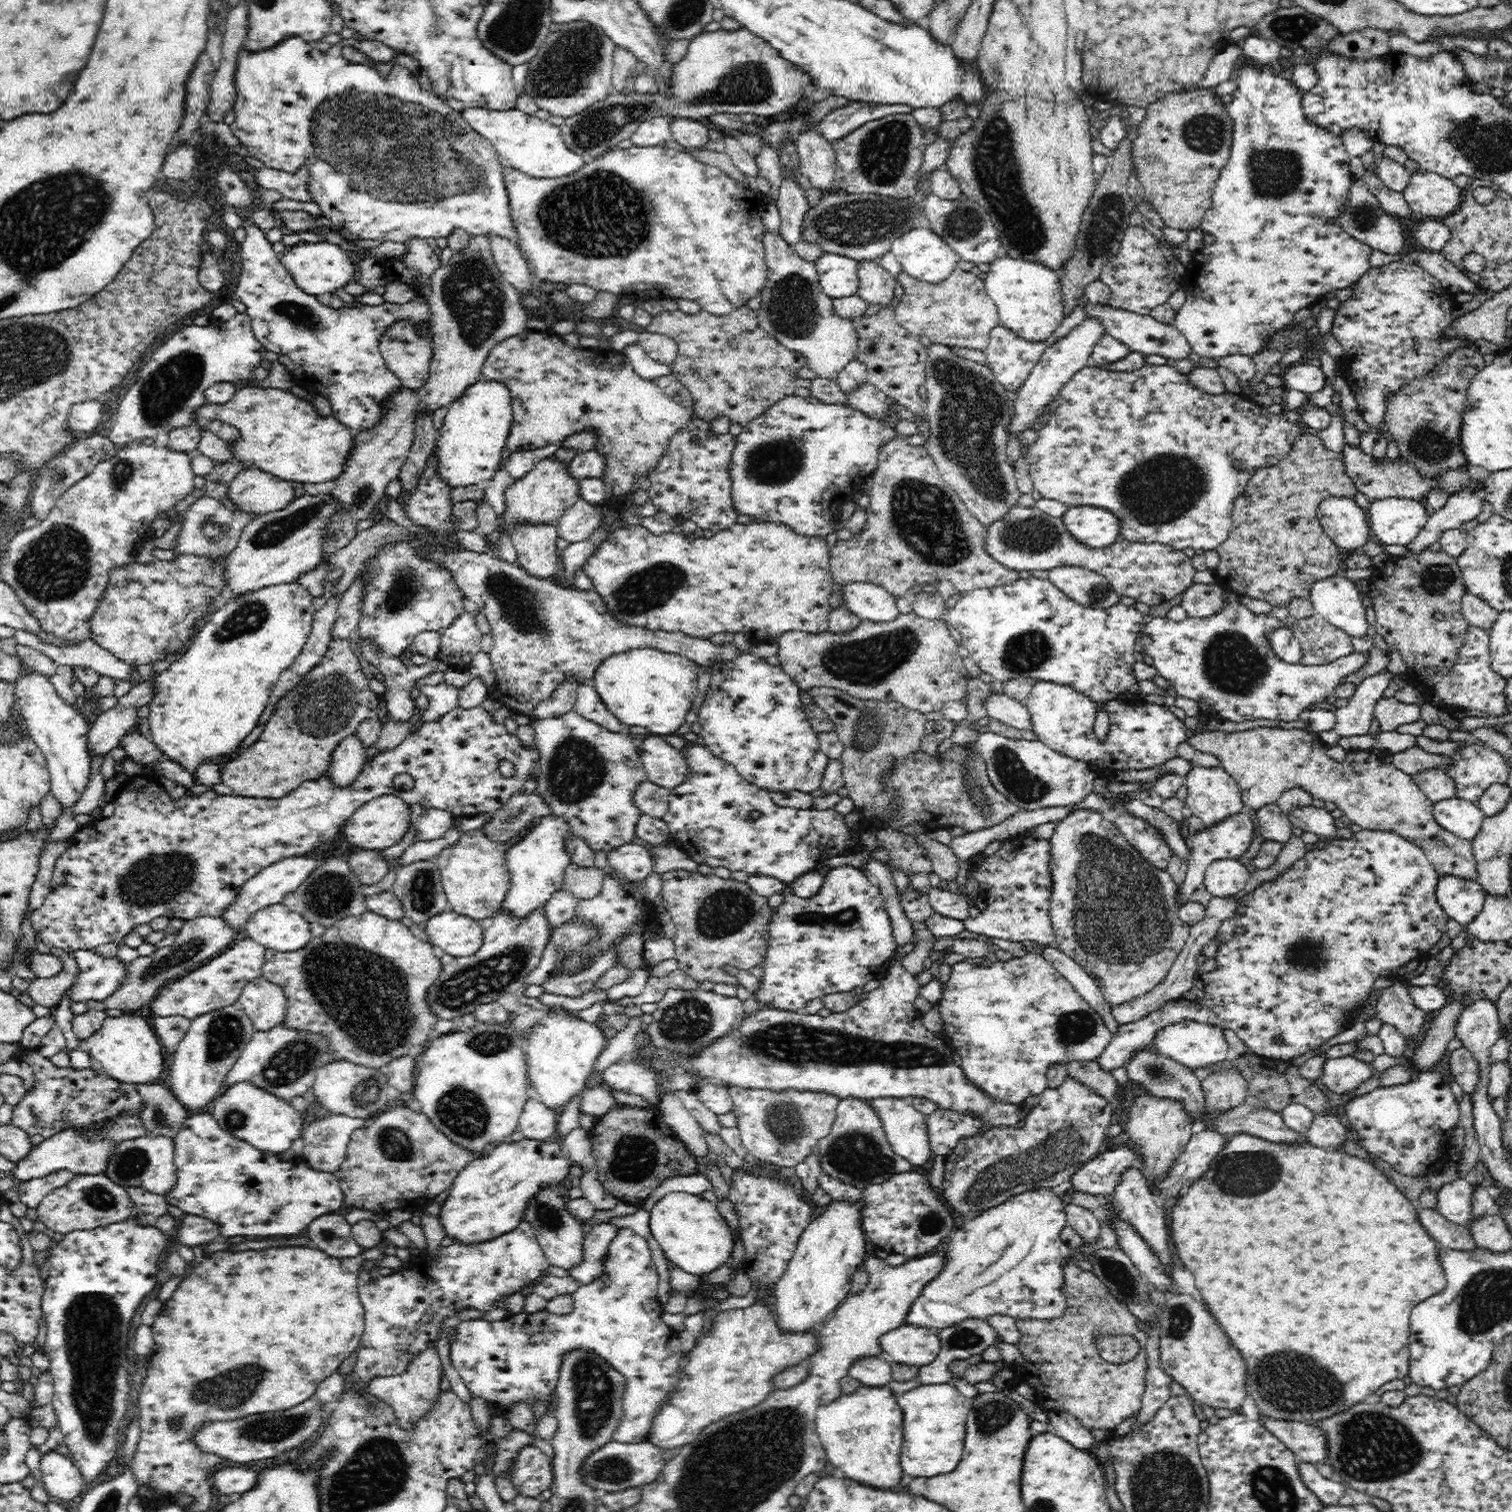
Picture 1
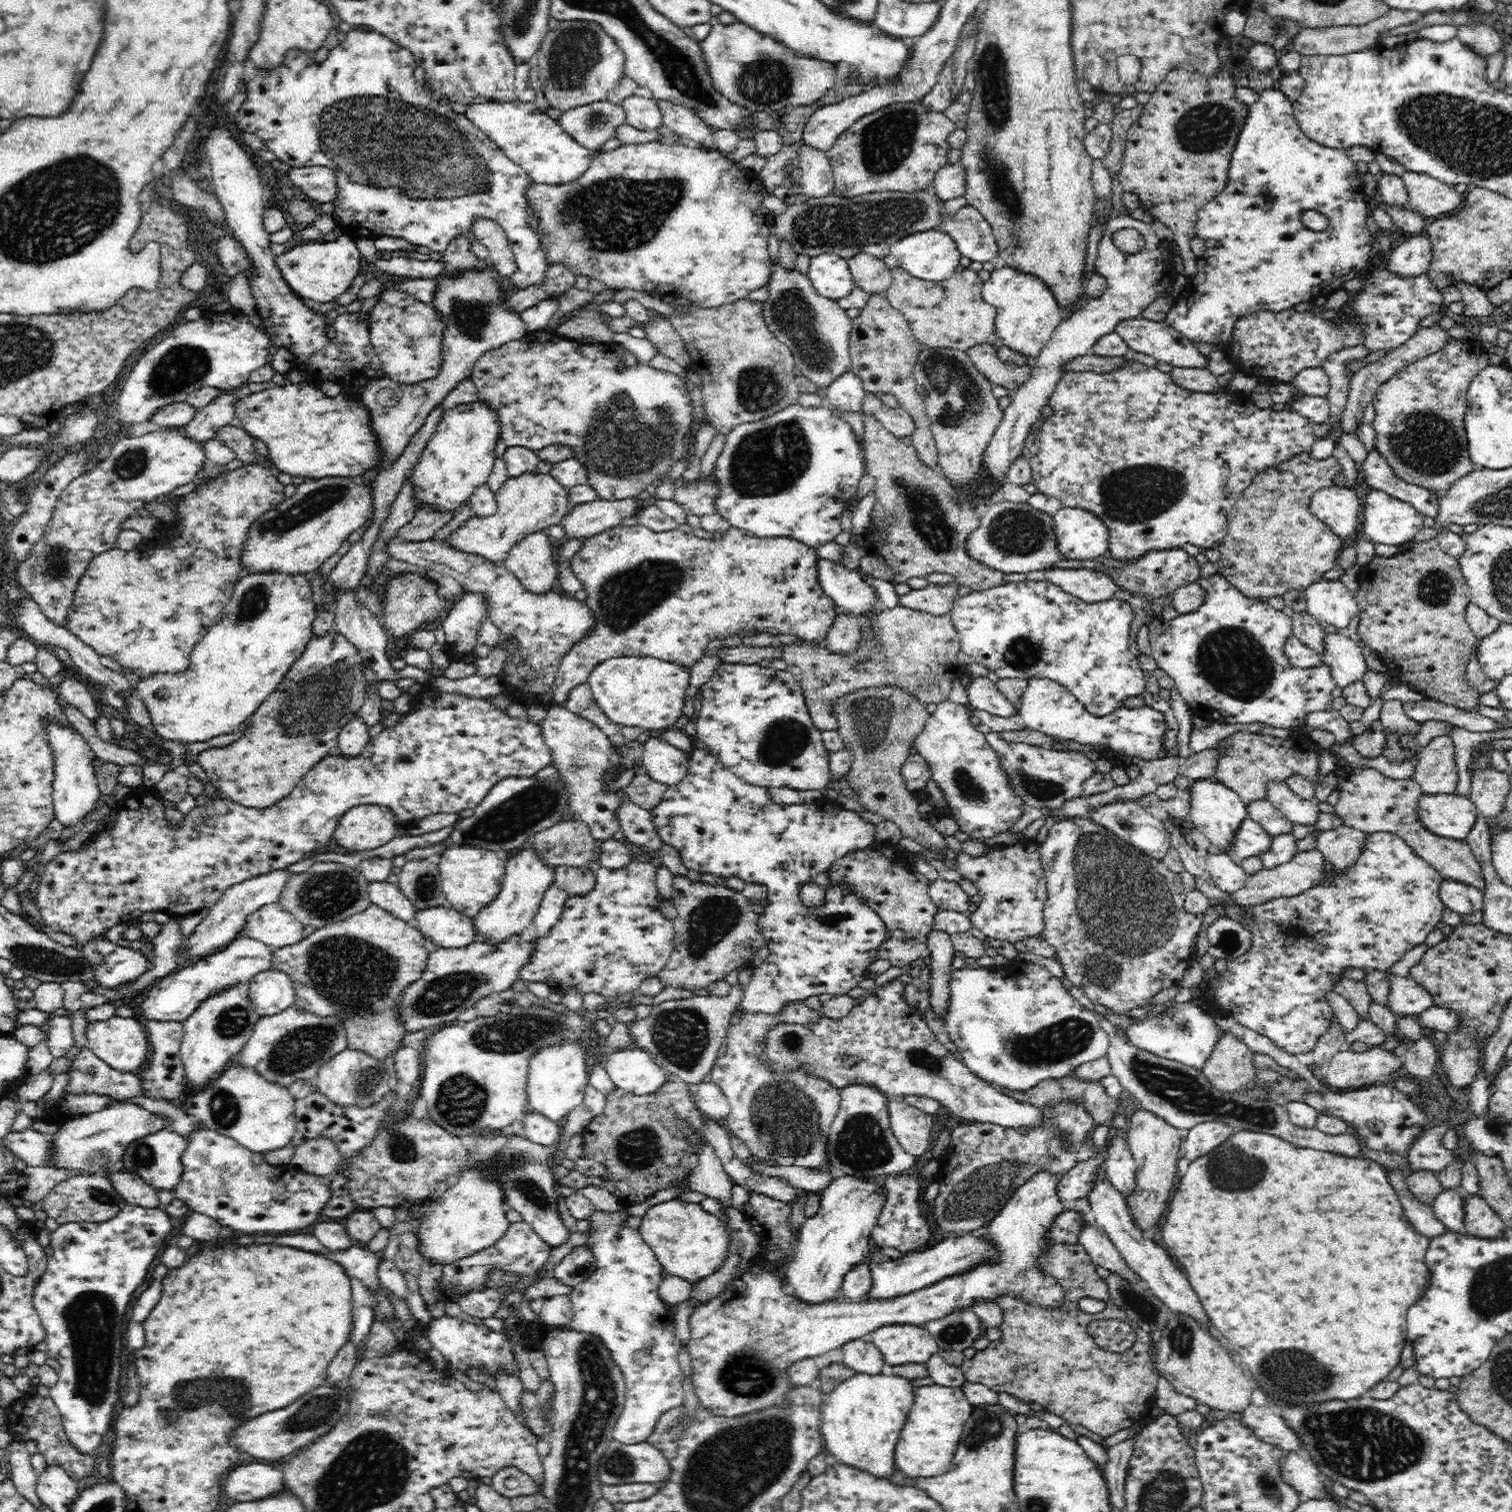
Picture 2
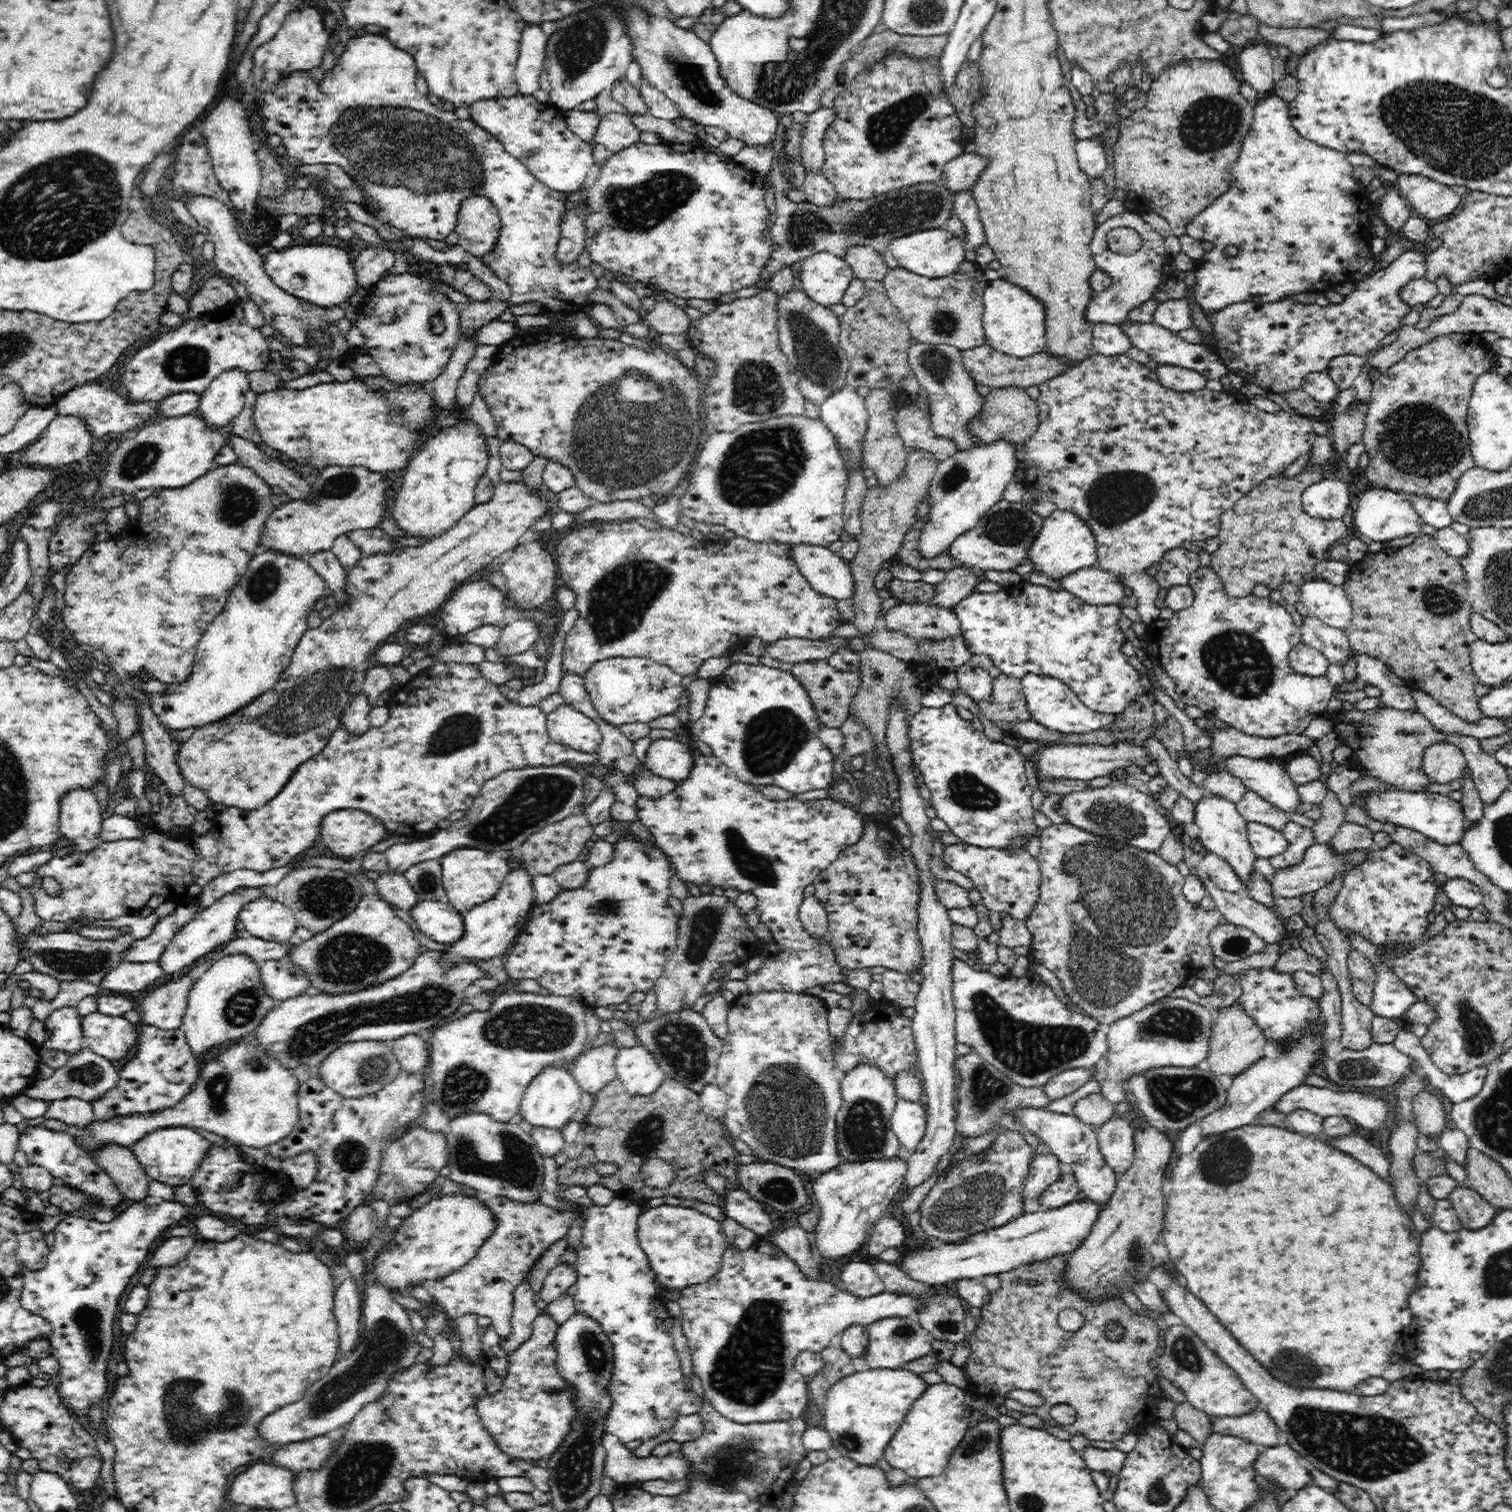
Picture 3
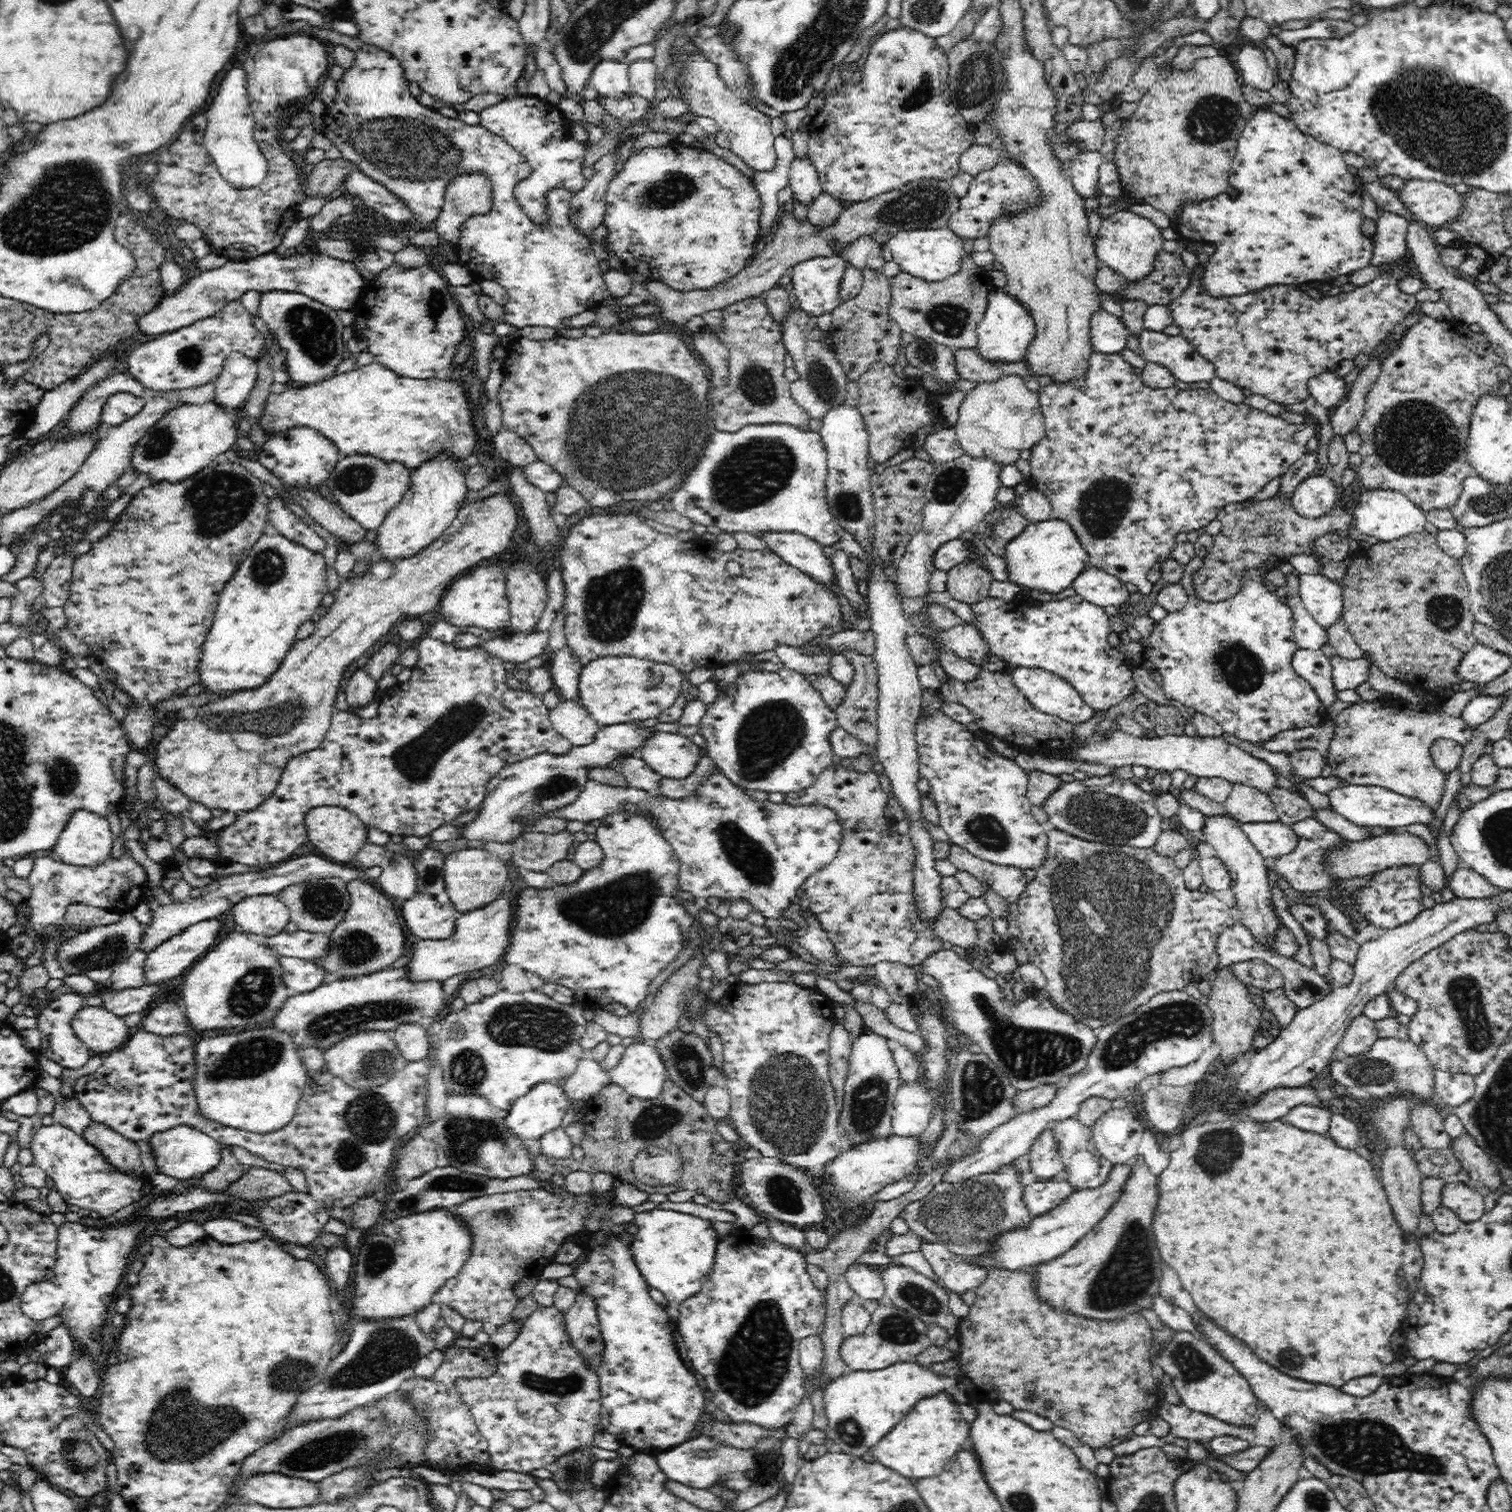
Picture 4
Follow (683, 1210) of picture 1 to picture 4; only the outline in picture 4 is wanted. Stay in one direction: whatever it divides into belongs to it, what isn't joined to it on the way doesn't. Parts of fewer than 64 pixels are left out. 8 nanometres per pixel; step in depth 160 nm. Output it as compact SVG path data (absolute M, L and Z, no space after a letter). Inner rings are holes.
M669 1209L637 1212L633 1223L638 1231L629 1239L627 1250L630 1250L631 1260L648 1286L664 1293L667 1313L677 1321L681 1302L700 1292L710 1277L715 1264L715 1245L720 1236L710 1221Z

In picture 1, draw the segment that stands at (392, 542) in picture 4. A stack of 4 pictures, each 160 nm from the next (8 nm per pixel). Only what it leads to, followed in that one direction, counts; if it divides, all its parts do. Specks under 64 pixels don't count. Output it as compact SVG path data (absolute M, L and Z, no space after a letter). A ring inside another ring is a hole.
M481 379L471 384L453 402L447 405L448 412L444 418L442 427L439 429L439 440L435 441L436 458L435 476L445 484L453 488L464 488L472 484L490 482L491 478L502 468L502 450L506 447L507 436L510 432L512 410L510 391L506 385L500 382L485 382Z

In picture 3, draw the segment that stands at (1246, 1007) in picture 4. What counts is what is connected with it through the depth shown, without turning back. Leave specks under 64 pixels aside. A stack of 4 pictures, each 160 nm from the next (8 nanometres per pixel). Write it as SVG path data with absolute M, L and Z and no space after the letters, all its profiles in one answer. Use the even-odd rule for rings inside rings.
M1232 1006L1218 1010L1218 1020L1211 1026L1211 1039L1207 1062L1209 1070L1216 1076L1238 1076L1244 1069L1254 1064L1260 1056L1266 1054L1269 1041L1265 1037L1264 1029L1257 1024L1257 1021L1245 1012L1244 1007Z

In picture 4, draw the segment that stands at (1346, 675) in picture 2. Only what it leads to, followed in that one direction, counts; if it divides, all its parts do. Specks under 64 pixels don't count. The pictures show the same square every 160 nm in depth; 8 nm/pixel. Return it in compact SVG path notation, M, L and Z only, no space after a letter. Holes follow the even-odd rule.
M1299 574L1288 575L1285 590L1285 599L1288 607L1294 614L1294 636L1298 649L1308 648L1310 650L1321 649L1326 642L1328 643L1328 633L1320 624L1314 622L1314 618L1304 607L1299 595Z

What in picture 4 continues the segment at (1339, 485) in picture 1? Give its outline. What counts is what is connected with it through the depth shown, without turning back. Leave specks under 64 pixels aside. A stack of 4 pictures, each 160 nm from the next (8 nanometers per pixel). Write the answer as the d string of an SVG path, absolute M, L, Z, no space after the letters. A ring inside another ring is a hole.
M1278 497L1257 501L1232 503L1218 511L1222 529L1214 537L1213 546L1204 556L1202 564L1192 574L1195 594L1208 602L1228 600L1239 591L1239 578L1247 567L1266 565L1268 570L1285 562L1290 556L1313 554L1313 543L1320 537L1340 530L1350 530L1353 515L1339 505L1320 518L1304 518L1290 504L1291 499Z

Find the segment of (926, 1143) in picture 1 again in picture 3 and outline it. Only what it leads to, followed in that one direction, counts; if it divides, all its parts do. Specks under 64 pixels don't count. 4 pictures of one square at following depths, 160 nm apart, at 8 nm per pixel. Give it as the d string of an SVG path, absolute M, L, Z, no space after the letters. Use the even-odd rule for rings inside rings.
M904 1097L897 1098L891 1116L891 1128L899 1144L906 1149L906 1154L912 1154L915 1151L926 1133L926 1124L927 1112L920 1101L906 1100Z

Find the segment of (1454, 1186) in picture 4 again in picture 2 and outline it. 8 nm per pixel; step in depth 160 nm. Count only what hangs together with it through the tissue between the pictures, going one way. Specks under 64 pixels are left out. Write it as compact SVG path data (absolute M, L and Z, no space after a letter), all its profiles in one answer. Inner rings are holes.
M1465 1194L1463 1232L1470 1237L1494 1237L1505 1227L1505 1222L1480 1195Z

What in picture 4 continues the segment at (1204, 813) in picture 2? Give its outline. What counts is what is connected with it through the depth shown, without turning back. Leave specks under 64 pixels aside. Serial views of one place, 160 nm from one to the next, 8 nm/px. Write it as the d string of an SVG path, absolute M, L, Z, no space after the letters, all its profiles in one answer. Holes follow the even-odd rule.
M1214 815L1204 817L1203 834L1205 842L1216 850L1217 857L1224 863L1232 881L1232 890L1236 894L1236 908L1242 916L1242 925L1252 935L1272 951L1276 951L1277 932L1281 930L1280 919L1272 912L1272 892L1268 885L1268 867L1264 866L1265 858L1250 842L1248 835L1242 830L1241 823L1230 815Z

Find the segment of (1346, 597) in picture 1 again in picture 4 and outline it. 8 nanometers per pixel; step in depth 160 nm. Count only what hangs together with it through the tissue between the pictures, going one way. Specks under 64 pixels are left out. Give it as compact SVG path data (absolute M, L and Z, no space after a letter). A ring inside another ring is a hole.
M1320 574L1299 575L1299 595L1314 622L1325 629L1343 616L1342 589L1337 581Z

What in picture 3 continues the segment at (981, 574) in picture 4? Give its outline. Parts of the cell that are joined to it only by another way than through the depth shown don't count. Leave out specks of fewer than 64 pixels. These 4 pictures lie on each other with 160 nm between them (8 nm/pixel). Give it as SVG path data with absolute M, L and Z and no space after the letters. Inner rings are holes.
M970 568L952 569L947 571L946 578L935 584L932 604L952 609L955 604L975 592L979 583L976 573Z

